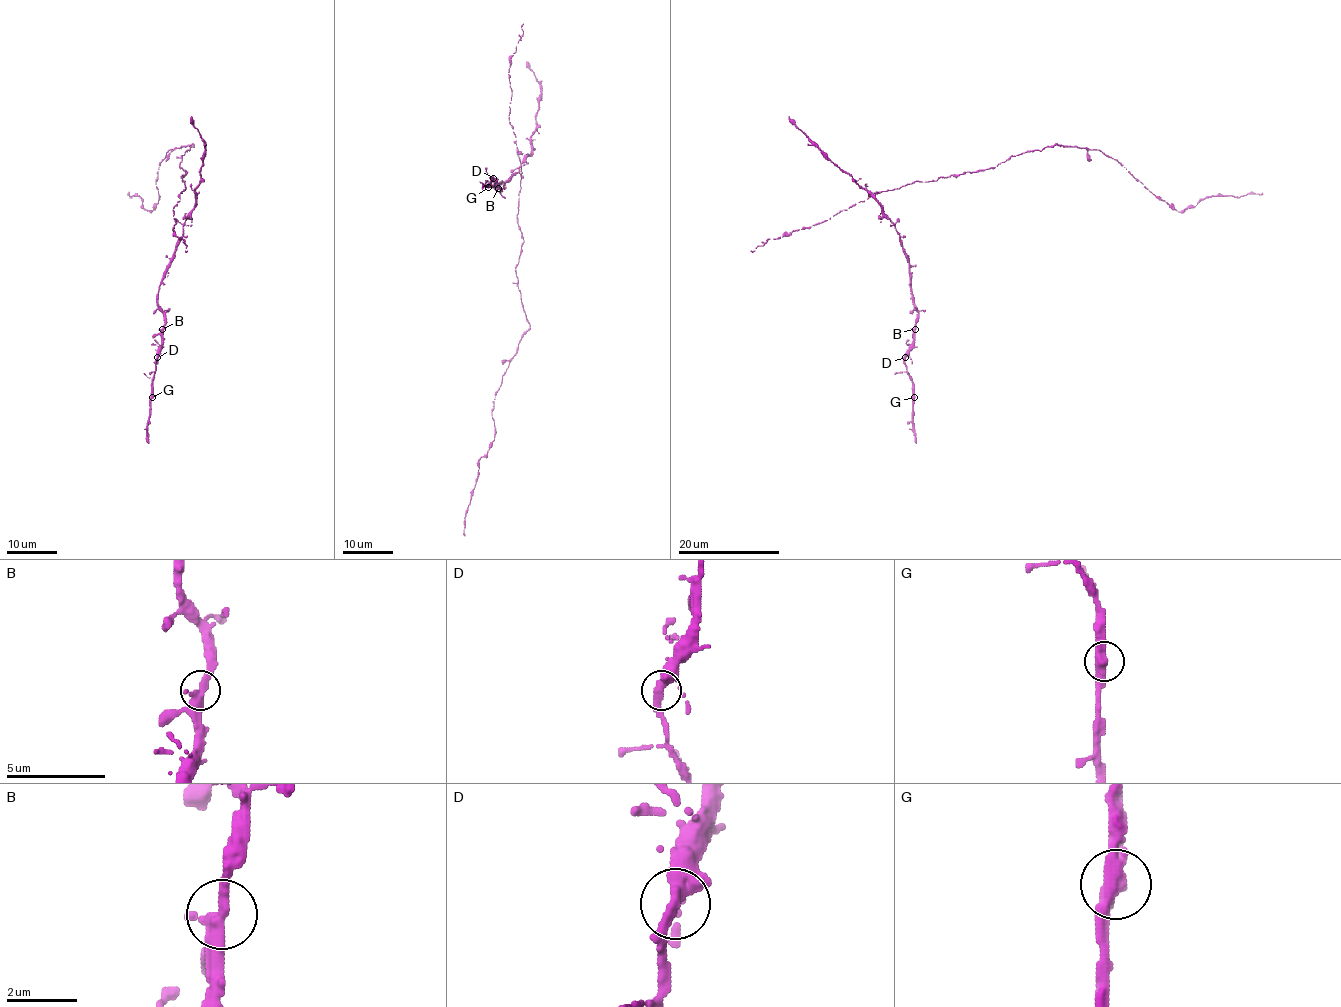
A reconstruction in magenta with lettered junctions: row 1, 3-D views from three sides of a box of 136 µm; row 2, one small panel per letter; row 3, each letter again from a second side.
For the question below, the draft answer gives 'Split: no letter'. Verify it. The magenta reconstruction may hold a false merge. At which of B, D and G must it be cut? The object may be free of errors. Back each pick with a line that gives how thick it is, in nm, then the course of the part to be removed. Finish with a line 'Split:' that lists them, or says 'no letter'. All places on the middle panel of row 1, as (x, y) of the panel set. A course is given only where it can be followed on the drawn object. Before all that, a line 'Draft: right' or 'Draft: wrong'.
Draft: right
Split: no letter

